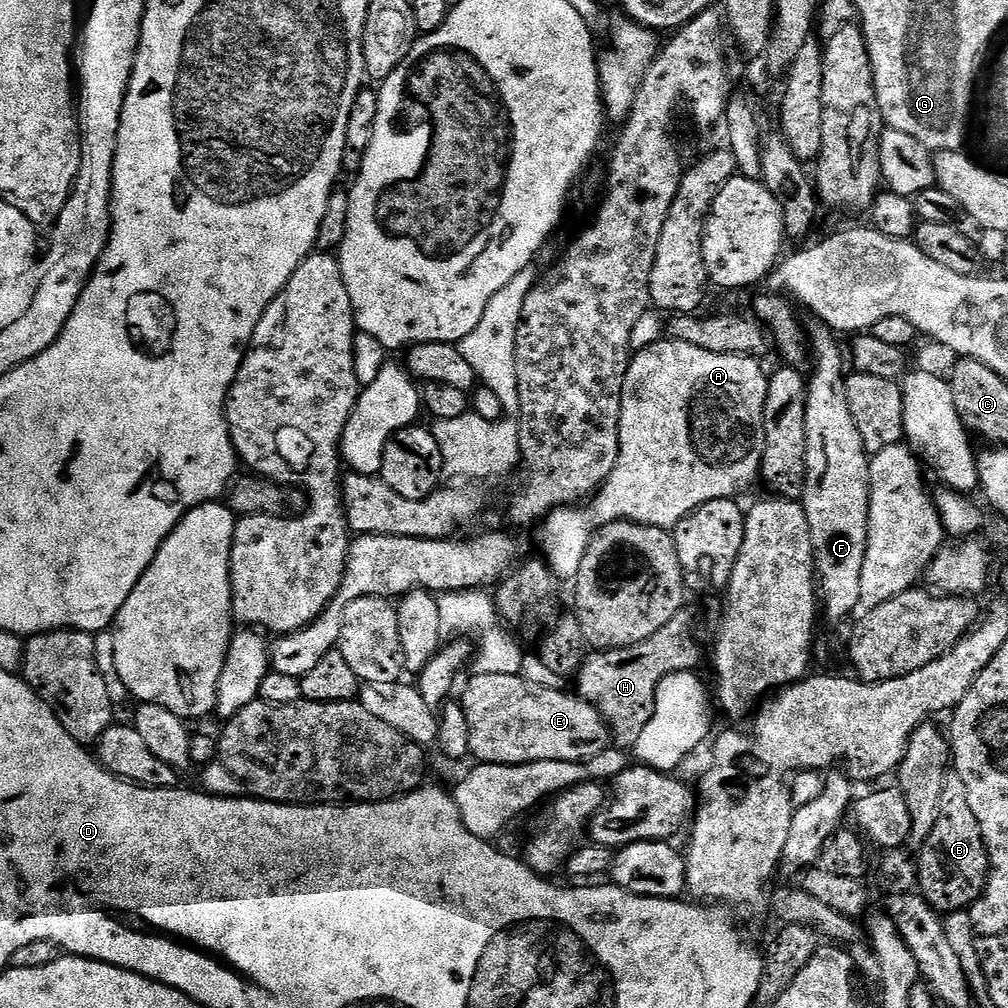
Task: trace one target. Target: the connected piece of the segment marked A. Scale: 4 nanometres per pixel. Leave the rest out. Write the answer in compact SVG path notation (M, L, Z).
M667 338L633 355L628 361L622 390L620 453L614 470L610 470L610 478L583 506L556 508L539 525L542 556L557 581L575 581L592 537L607 524L629 520L642 526L672 530L682 518L698 510L698 506L739 497L739 492L746 491L758 480L768 441L764 415L769 373L763 372L760 364L759 359L750 356L710 354L710 350L690 346L690 342Z

